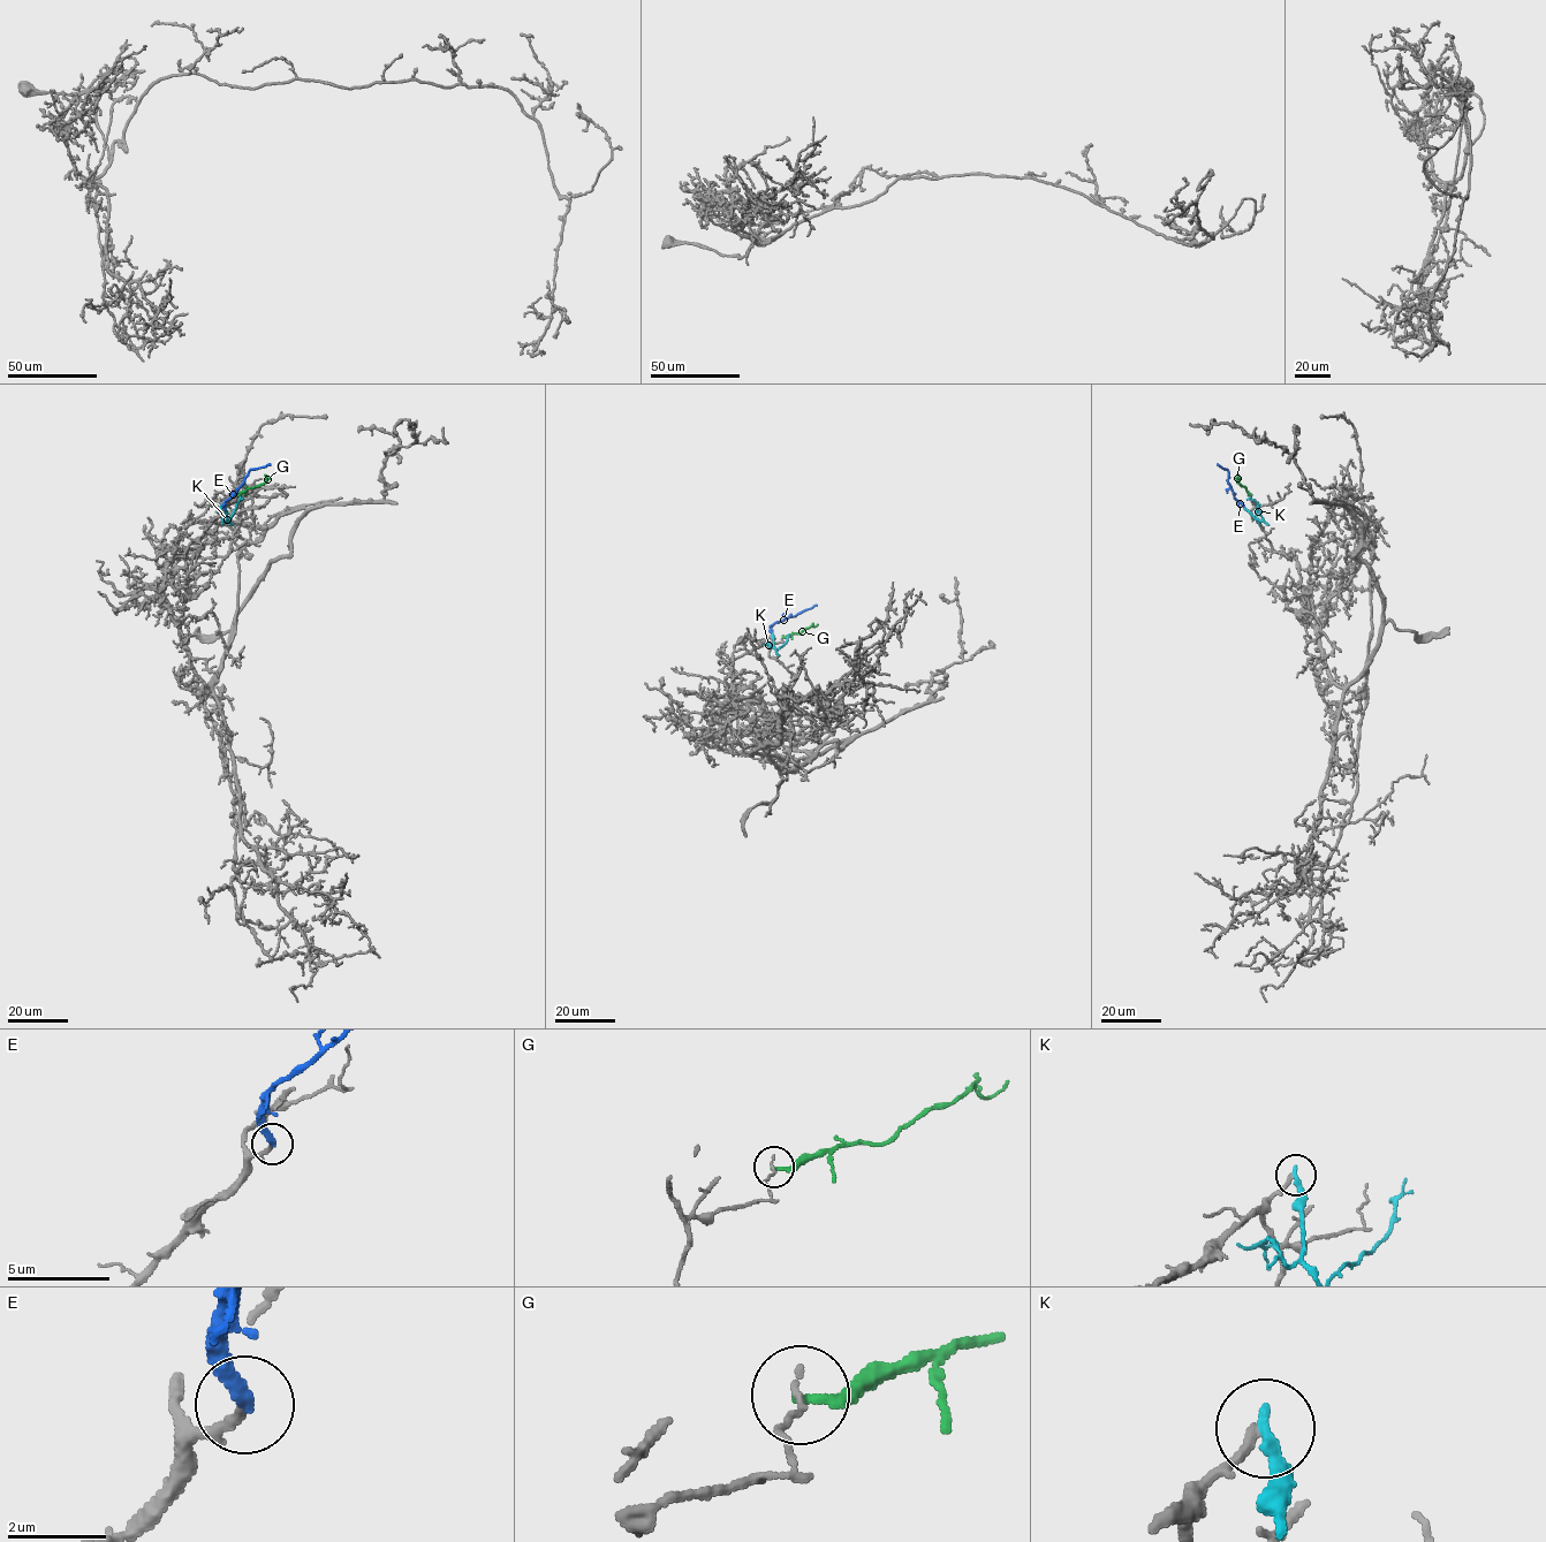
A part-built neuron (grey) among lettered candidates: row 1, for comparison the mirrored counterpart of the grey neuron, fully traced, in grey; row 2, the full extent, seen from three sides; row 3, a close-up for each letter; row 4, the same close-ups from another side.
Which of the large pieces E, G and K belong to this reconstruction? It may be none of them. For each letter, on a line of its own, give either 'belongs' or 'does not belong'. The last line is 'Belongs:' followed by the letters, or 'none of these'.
E: belongs
G: does not belong
K: does not belong
Belongs: E

